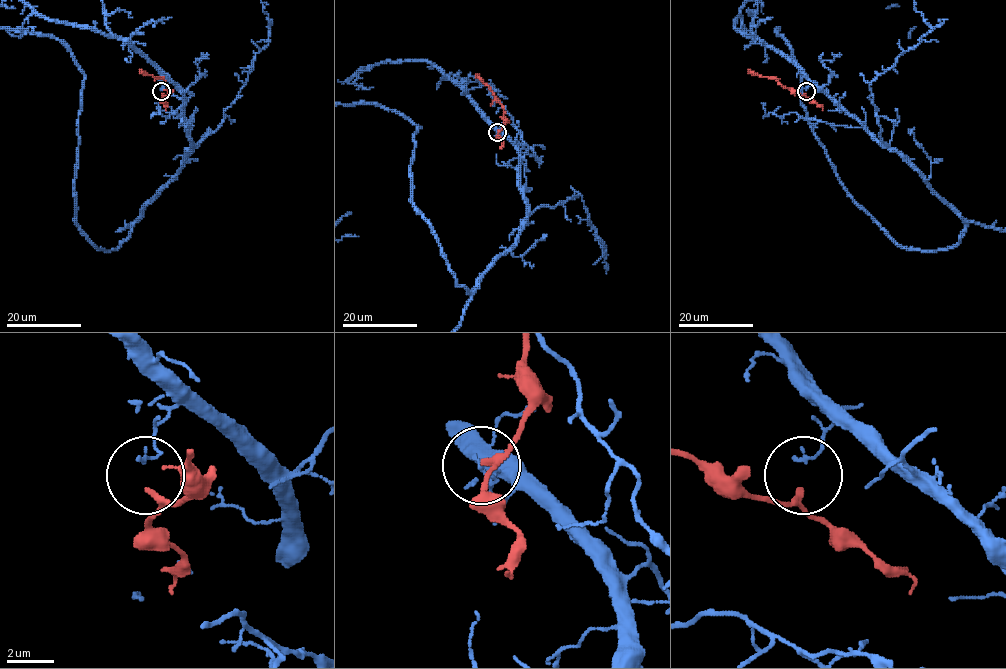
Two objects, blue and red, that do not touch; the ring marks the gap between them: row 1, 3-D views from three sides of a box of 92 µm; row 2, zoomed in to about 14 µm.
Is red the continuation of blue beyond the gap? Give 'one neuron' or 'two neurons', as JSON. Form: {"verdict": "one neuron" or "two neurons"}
{"verdict": "two neurons"}

